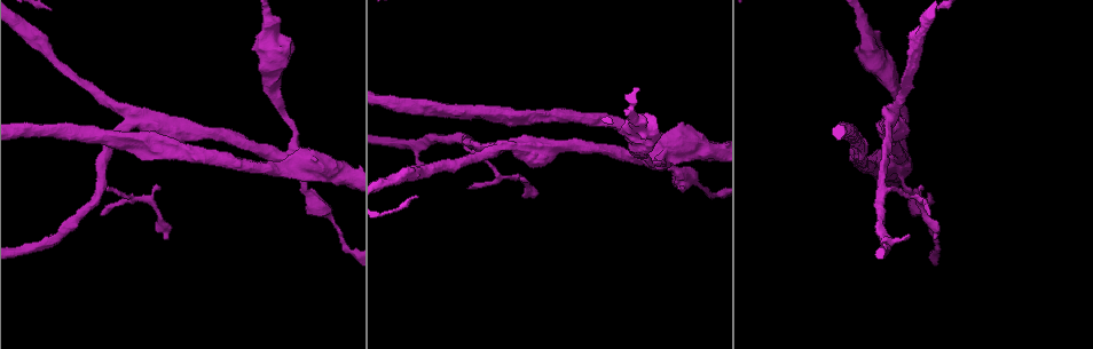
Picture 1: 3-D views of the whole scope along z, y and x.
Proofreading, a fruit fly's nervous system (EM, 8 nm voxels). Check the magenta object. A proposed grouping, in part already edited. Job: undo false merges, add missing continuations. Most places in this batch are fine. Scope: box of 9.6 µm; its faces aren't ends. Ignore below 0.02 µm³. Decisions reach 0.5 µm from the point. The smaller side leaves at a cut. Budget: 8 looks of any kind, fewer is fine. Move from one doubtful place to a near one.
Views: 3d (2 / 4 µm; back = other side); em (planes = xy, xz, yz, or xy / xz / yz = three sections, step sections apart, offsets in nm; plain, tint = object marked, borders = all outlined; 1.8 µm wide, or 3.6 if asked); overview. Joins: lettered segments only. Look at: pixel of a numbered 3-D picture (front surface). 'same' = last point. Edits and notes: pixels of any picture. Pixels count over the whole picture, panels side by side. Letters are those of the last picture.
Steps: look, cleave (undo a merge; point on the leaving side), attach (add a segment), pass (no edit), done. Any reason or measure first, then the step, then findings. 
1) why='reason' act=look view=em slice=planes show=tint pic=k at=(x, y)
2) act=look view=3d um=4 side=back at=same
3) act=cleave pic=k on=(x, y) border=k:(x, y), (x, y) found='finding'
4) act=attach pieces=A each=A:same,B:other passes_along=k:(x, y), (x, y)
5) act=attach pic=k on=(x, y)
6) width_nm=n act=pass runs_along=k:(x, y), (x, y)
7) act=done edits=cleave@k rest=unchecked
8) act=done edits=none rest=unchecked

why='tapers out' act=look view=em slice=planes show=borders pic=1 at=(533, 193)

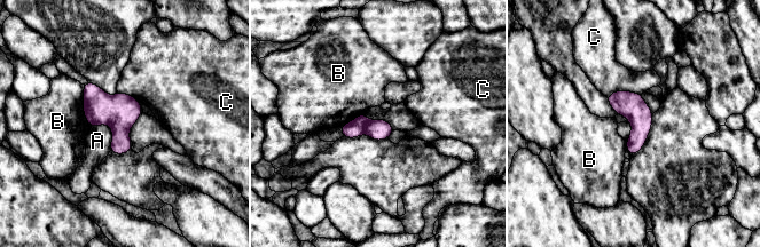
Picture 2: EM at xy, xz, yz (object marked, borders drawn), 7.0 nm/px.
width_nm=140 act=pass each=A:other,B:other,C:other border=2:(92, 126), (110, 127), (110, 150) found='no lettered segment goes on from it'

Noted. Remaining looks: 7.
act=look view=3d um=4 pic=1 at=(661, 158)

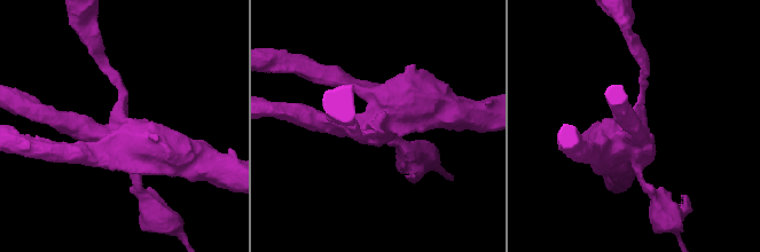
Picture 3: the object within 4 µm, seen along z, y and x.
act=look view=em um=3.6 slice=yz step=8 show=tint pic=3 at=(372, 128)

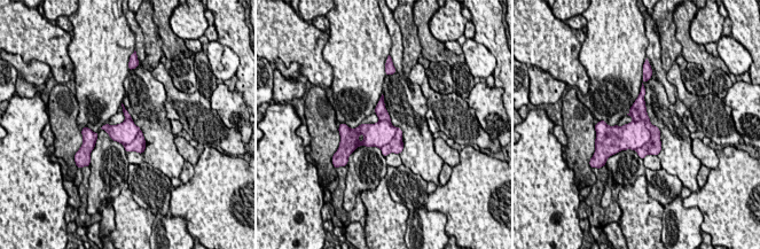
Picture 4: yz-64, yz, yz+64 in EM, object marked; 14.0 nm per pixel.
act=look view=em um=3.6 slice=planes show=borders at=same

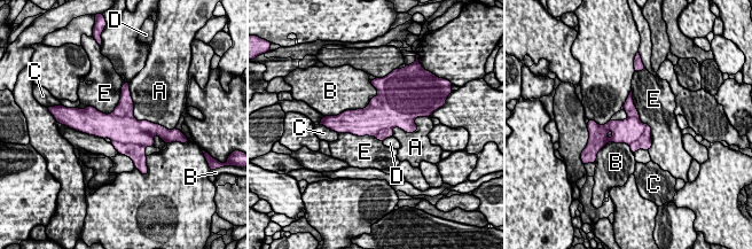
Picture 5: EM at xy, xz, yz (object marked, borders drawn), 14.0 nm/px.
longest_contact=E:850nm act=pass each=A:other,B:other,C:other,D:other,E:other found='continuous, no second cell'

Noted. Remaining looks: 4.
why='sudden change in width' act=look view=3d um=4 pic=1 at=(511, 145)

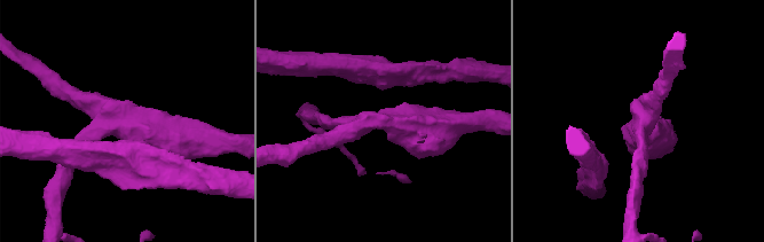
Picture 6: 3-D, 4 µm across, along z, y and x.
arms=3 arm_widths_nm=190,280,600 act=look view=em um=3.6 slice=planes show=tint pic=6 at=(386, 118)

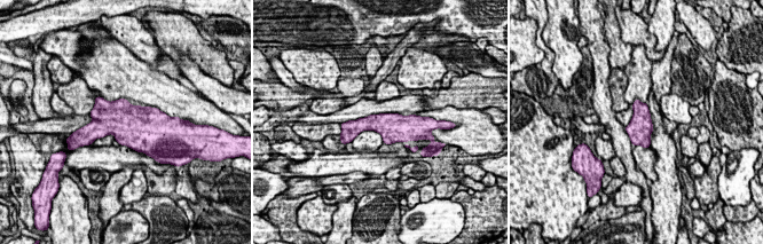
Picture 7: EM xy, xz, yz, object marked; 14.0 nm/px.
act=look view=em um=3.6 slice=planes show=borders at=same

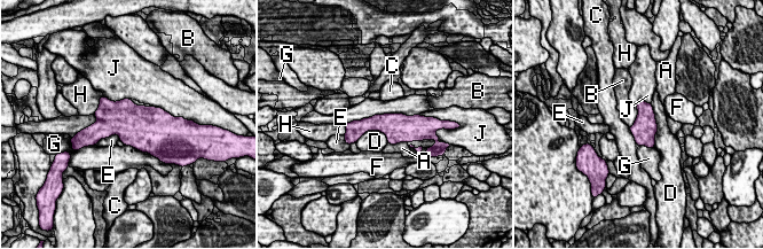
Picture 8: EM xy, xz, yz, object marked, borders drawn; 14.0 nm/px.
act=pass each=A:other,B:other,C:other,D:other,E:other,F:other,G:other,H:other,J:other border=8:(651, 103), (657, 124), (654, 147) found='all the same cell'

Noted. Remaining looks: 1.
why='an open end' act=look view=em slice=planes show=borders pic=1 at=(417, 164)

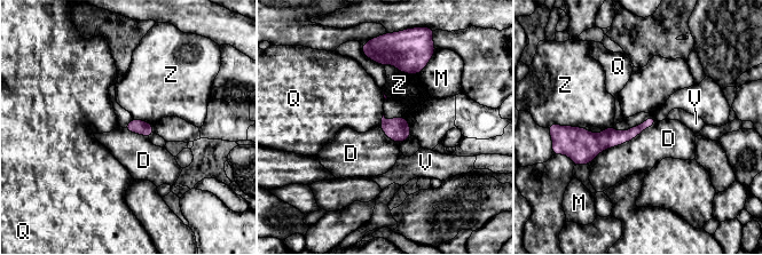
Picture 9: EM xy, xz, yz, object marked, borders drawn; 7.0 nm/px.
act=pass each=D:other,M:other,Q:other,V:other,Z:other border=9:(657, 121), (591, 162) found='none of them fits'

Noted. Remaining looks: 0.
act=done edits=none rest=unchecked

